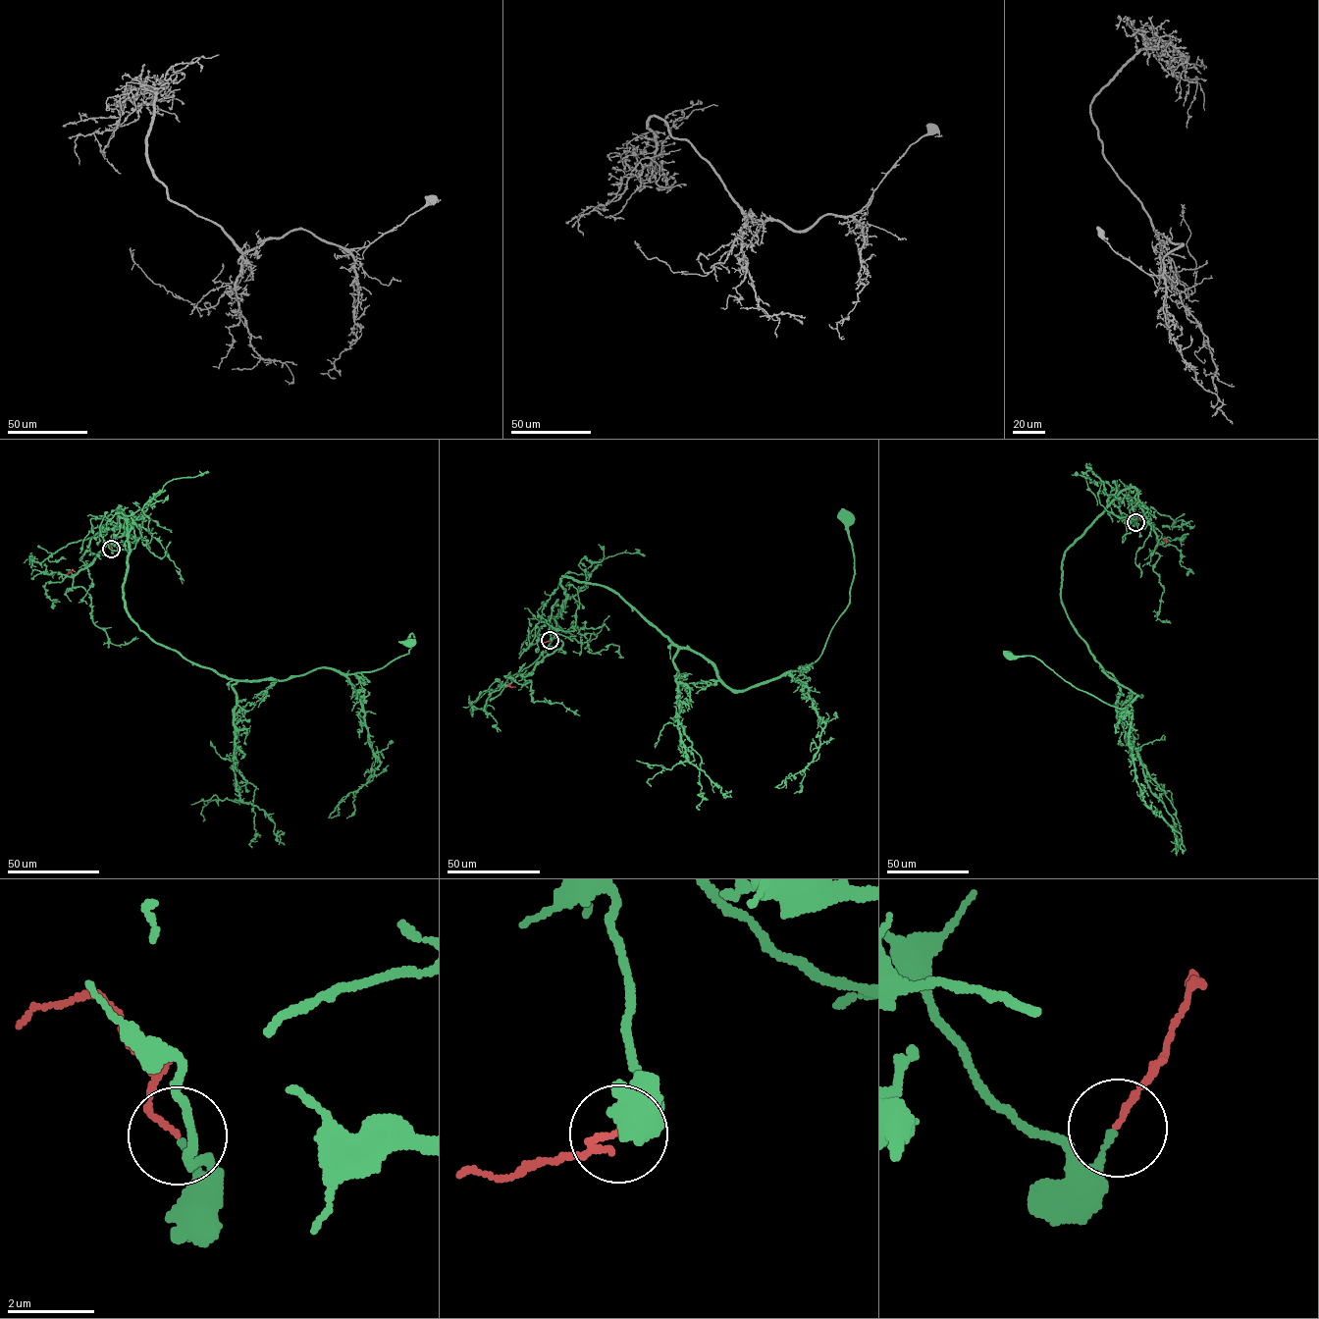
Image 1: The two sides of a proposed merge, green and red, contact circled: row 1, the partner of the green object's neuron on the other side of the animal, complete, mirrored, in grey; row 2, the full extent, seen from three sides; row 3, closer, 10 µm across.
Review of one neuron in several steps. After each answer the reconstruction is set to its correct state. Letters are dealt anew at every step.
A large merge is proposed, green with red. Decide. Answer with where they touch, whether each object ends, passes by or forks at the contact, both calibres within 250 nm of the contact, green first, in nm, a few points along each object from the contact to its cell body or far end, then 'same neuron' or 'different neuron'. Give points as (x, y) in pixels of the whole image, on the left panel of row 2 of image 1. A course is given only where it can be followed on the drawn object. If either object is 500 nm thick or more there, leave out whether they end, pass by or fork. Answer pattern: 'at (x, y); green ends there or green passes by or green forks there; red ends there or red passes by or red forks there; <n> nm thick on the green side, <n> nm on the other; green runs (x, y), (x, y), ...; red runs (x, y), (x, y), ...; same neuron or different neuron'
at (111, 549); green ends there; red ends there; 140 nm thick on the green side, 120 nm on the other; green runs (111, 549), (123, 517), (131, 618), (227, 677), (372, 671), (408, 654), (410, 642); red runs (111, 549), (105, 544), (75, 571), (68, 572); different neuron

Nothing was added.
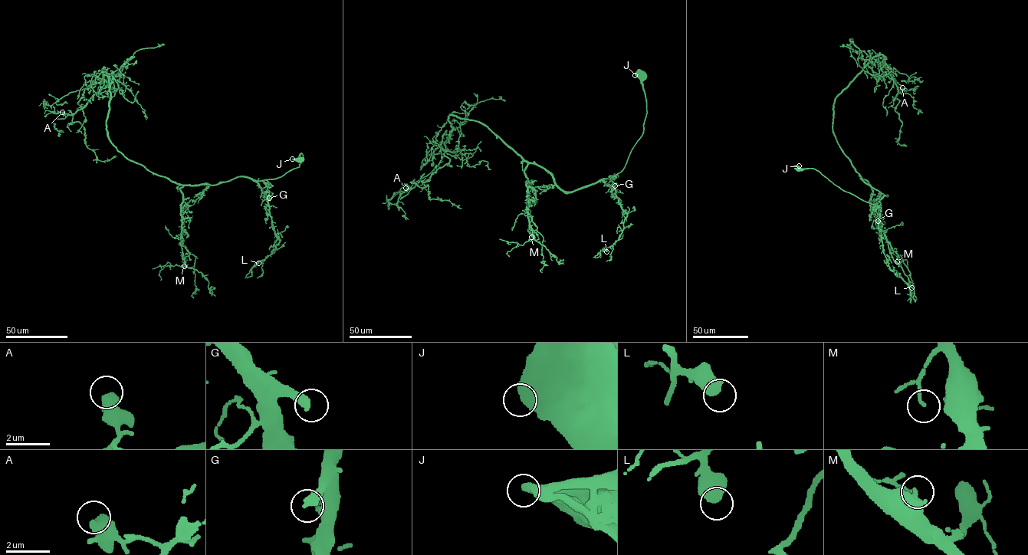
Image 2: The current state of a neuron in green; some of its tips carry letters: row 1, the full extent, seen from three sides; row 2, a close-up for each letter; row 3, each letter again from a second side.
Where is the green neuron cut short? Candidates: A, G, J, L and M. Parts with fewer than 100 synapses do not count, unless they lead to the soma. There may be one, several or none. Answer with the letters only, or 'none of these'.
G

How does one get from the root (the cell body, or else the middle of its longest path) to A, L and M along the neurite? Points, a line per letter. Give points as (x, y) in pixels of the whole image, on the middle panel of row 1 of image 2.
A: (643, 73), (643, 133), (615, 175), (563, 191), (487, 126), (450, 114), (449, 162), (405, 188)
L: (643, 73), (646, 114), (643, 133), (622, 170), (602, 179), (615, 190), (626, 214), (620, 235), (606, 251)
M: (643, 73), (646, 114), (643, 133), (620, 172), (568, 192), (543, 169), (528, 165), (524, 172), (531, 237)

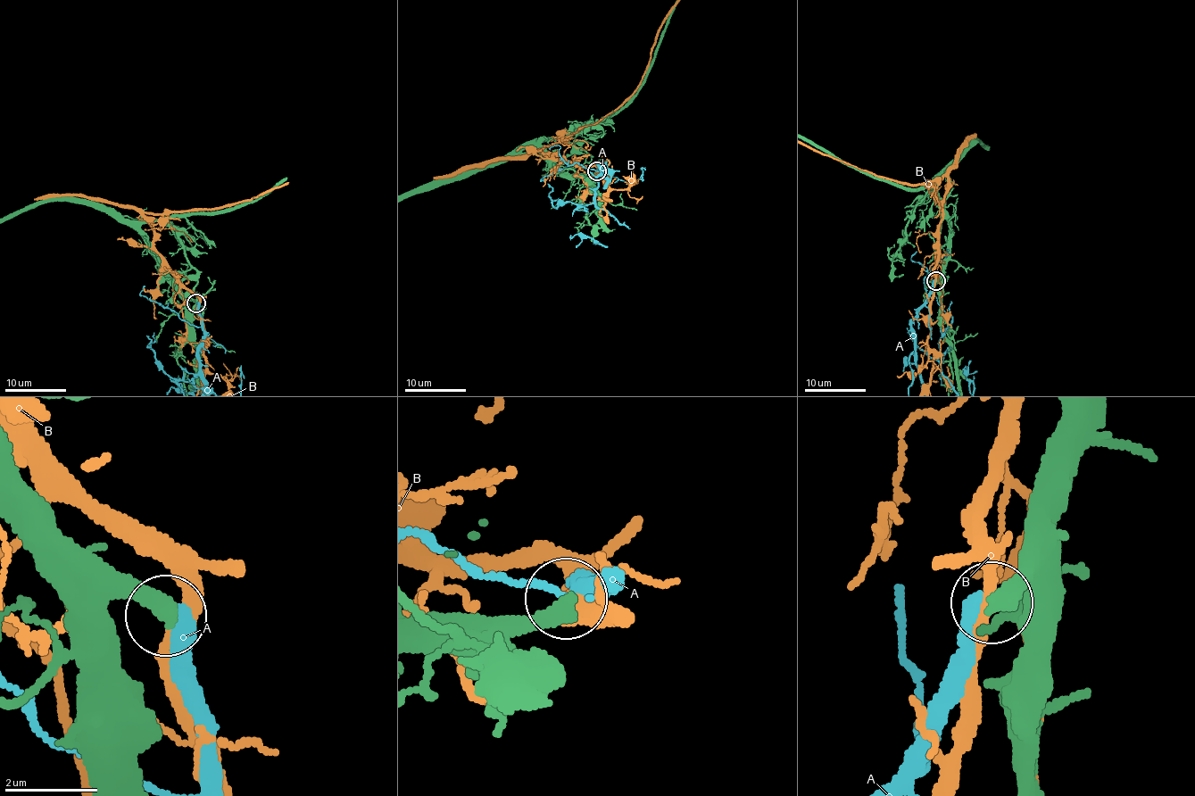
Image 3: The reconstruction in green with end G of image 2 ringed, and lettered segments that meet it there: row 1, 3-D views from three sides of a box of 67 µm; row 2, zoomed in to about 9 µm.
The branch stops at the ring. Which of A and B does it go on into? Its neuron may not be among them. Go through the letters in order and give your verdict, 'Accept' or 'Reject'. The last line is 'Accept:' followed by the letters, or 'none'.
A: Reject
B: Reject
Accept: none

